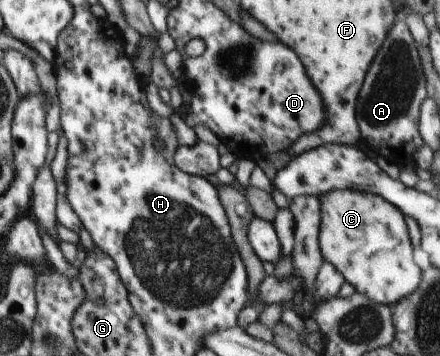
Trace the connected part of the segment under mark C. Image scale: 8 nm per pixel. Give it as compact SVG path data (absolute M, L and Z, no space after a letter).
M335 189L318 196L320 200L319 244L324 260L333 264L351 283L357 293L368 296L374 303L394 306L396 302L417 290L422 270L413 259L413 245L405 215L386 198L375 193L353 189Z

